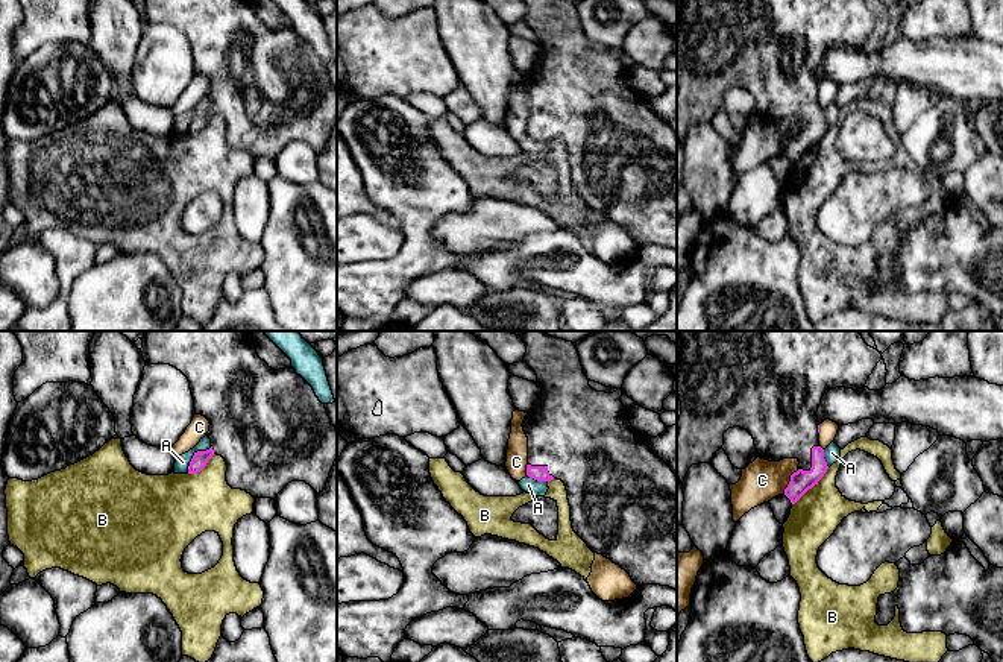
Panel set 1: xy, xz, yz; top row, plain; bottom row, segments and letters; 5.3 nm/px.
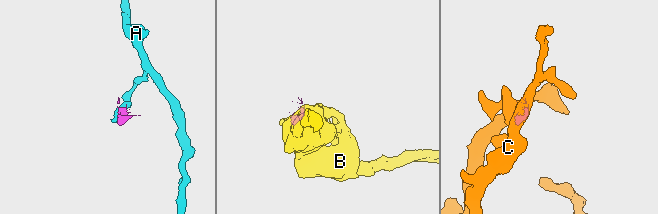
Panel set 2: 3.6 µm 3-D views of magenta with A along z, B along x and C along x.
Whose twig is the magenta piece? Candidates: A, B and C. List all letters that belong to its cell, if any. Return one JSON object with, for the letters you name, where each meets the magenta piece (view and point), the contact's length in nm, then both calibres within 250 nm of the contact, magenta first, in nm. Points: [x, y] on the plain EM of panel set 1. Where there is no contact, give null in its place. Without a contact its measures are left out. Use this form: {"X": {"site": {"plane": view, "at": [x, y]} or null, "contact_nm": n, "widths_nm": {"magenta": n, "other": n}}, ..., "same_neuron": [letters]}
{"same_neuron": []}

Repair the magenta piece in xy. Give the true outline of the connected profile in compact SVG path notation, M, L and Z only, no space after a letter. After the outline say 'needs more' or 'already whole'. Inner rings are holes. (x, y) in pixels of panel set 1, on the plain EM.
M143 0L141 12L146 24L170 24L188 38L196 74L211 84L211 108L194 112L188 134L200 132L217 114L228 125L228 144L255 159L275 159L291 141L305 141L317 153L326 147L337 120L337 88L293 27L272 29L258 17L253 0Z; needs more

